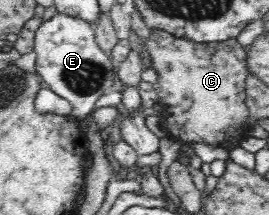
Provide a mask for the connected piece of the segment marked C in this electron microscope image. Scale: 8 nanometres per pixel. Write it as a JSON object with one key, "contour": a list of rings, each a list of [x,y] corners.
{"contour":[[[150,29],[146,44],[150,66],[157,74],[153,89],[157,92],[157,104],[163,109],[165,131],[170,137],[182,143],[204,143],[209,145],[222,144],[229,135],[241,139],[244,129],[249,127],[247,118],[250,117],[246,104],[246,78],[248,68],[244,62],[246,52],[237,38],[220,42],[194,42],[191,39],[177,37],[165,30]]]}

